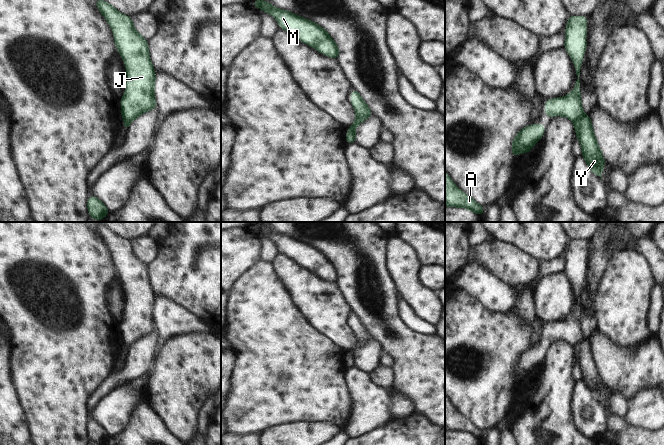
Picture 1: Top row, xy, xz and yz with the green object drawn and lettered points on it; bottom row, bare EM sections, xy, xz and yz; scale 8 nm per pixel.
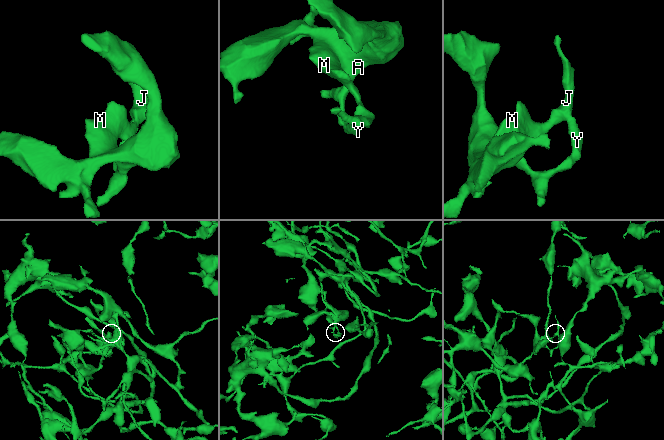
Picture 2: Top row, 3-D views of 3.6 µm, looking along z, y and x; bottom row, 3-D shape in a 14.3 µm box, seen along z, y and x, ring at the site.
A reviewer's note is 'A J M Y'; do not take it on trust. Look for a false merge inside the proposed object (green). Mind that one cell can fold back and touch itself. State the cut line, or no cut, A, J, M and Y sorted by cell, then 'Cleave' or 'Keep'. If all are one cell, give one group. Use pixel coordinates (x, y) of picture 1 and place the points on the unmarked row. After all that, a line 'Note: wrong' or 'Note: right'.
Split along yz (583, 338), (574, 346). Groups: A Y / J M. Cleave
Note: wrong

